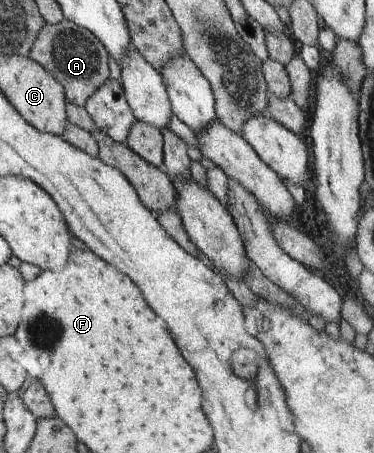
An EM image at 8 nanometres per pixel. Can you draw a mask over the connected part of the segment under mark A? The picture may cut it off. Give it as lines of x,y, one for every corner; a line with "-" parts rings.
65,18
56,24
45,23
37,37
30,58
63,86
68,103
85,107
87,99
109,78
109,54
103,43
84,27

